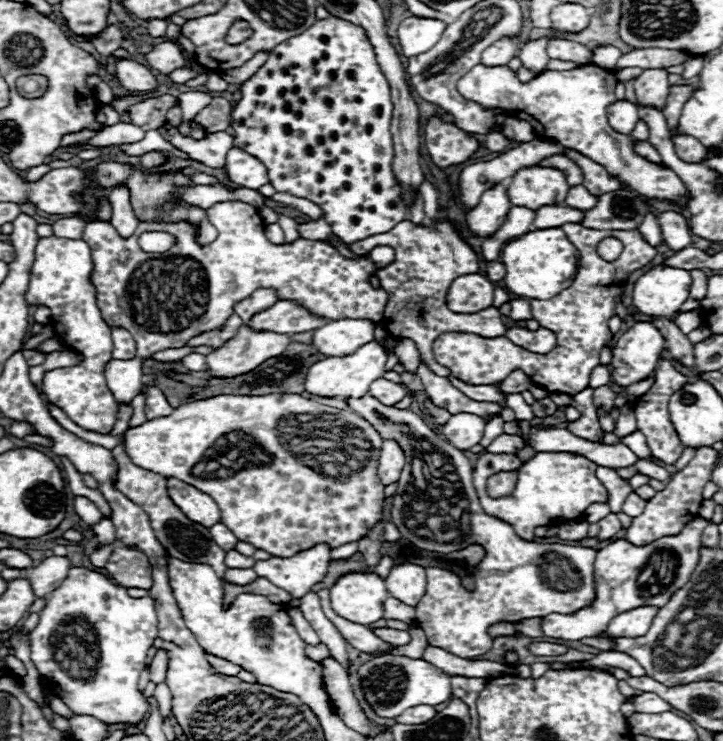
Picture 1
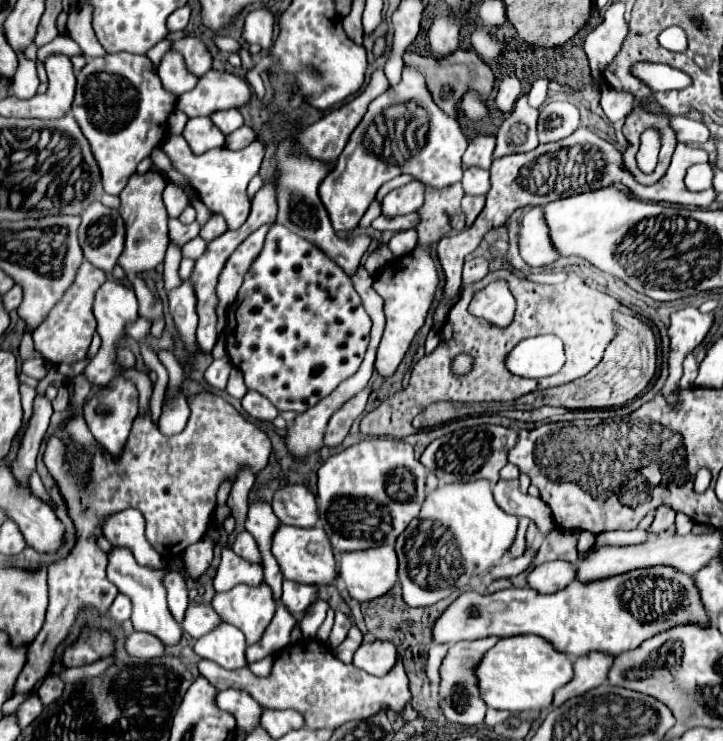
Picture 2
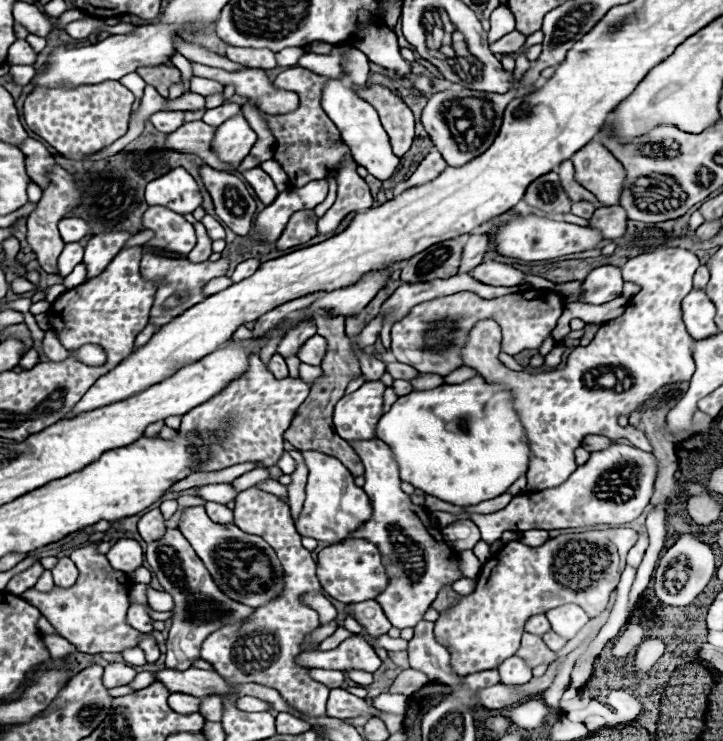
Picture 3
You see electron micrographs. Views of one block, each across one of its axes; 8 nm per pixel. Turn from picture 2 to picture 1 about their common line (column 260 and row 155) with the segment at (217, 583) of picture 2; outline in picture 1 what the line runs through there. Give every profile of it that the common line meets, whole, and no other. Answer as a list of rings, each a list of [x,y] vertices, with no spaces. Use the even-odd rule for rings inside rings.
[[[568,150],[566,154],[568,158],[572,158],[584,172],[584,186],[592,192],[592,194],[606,194],[606,192],[612,192],[612,190],[618,190],[618,188],[626,188],[616,176],[610,176],[606,172],[604,166],[592,162],[590,158],[582,156],[580,152],[576,150]]]

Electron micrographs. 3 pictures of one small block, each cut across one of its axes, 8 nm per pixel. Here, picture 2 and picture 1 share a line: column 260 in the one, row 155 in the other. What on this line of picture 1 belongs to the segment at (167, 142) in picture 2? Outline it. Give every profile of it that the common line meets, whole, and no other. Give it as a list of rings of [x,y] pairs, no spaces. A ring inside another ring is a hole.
[[[148,152],[148,154],[144,154],[144,156],[140,156],[142,158],[142,168],[158,168],[162,162],[164,162],[164,156],[162,156],[162,152]]]

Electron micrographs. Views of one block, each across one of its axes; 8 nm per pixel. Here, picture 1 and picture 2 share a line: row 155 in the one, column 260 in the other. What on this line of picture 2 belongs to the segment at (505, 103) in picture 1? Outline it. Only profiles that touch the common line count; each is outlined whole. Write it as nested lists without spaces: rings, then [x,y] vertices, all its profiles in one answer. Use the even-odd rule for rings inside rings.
[[[266,582],[262,586],[234,586],[234,590],[216,592],[212,598],[212,608],[224,622],[240,628],[248,644],[260,640],[276,612],[276,604]]]

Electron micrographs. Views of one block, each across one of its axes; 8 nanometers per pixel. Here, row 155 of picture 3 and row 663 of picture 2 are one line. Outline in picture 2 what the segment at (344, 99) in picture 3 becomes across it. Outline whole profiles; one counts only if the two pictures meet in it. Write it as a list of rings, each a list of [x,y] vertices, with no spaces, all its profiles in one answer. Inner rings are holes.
[[[374,640],[368,644],[362,644],[356,654],[352,664],[360,670],[366,670],[372,676],[384,676],[396,662],[396,652],[392,642],[382,642]]]

